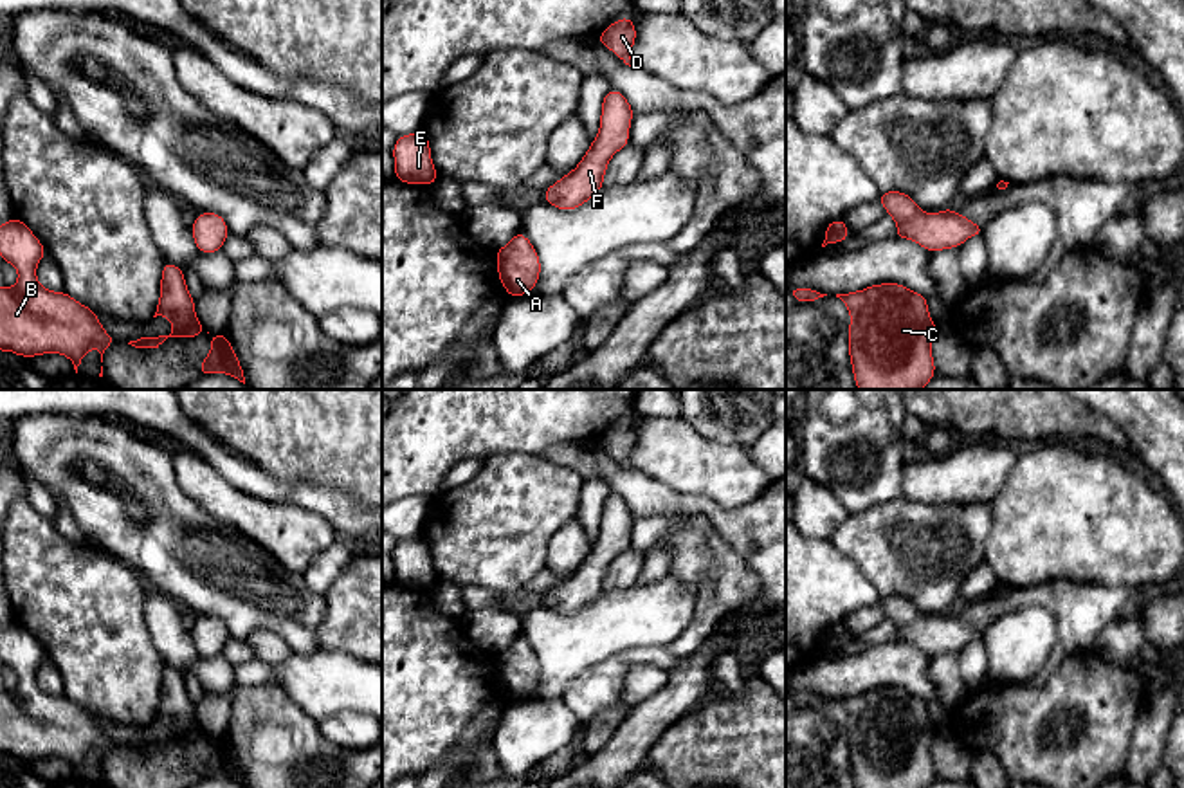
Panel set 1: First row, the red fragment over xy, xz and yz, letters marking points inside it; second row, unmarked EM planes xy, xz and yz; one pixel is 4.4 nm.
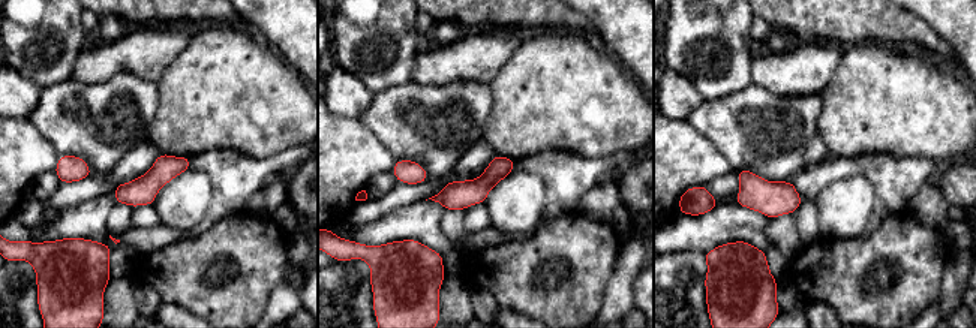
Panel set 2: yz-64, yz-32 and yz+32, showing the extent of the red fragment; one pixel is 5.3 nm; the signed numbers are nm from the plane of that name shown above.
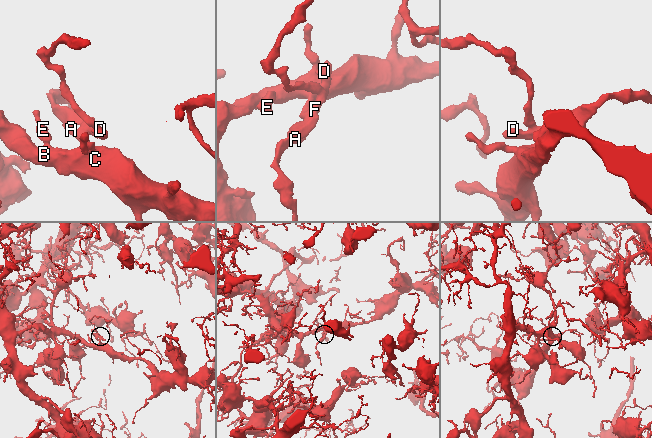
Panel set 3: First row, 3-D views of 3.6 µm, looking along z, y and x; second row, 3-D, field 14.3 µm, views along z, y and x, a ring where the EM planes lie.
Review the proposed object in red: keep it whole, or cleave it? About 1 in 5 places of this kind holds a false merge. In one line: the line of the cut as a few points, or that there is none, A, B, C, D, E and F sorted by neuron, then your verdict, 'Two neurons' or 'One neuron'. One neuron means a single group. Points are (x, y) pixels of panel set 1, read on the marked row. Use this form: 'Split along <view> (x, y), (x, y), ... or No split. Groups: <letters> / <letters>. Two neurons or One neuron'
No split. Groups: A B C D E F. One neuron

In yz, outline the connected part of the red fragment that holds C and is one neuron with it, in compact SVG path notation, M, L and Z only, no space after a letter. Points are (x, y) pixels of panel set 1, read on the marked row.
M878 283L836 298L851 314L849 359L858 389L923 389L935 377L932 339L937 325L926 296L901 283Z

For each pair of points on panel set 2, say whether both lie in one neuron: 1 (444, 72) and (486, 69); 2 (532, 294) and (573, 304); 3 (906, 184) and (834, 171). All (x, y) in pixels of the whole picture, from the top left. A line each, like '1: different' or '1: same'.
1: same
2: same
3: same

